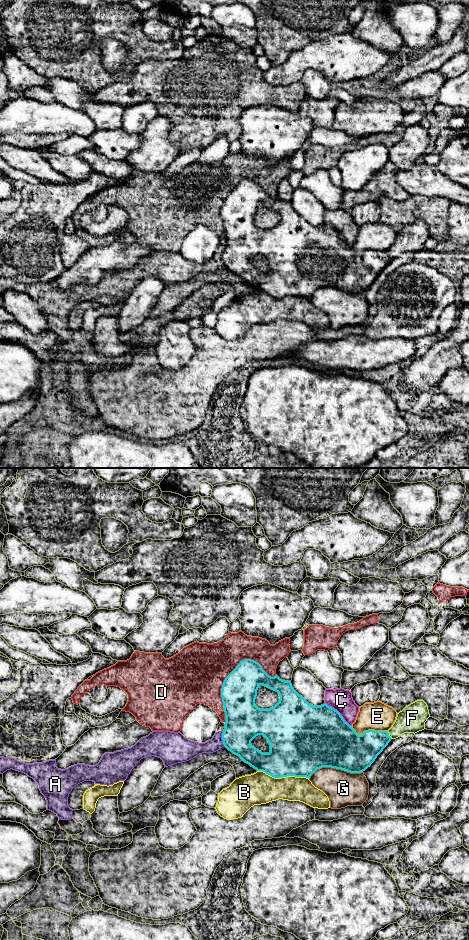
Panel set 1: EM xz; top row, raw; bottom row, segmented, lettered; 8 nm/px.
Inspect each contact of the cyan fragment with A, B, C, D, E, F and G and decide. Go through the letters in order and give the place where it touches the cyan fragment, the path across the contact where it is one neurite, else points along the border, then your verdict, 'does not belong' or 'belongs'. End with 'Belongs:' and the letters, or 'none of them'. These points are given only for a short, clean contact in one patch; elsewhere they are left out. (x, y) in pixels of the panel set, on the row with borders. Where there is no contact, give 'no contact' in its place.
A: meets cyan in xz at (222, 739); border along xz (222, 732), (222, 743), (224, 745); does not belong
B: meets cyan in xz at (283, 776); does not belong
C: meets cyan in xz at (339, 713); does not belong
D: meets cyan in xz at (236, 666); does not belong
E: meets cyan in xz at (369, 730); does not belong
F: meets cyan in xz at (388, 735); does not belong
G: meets cyan in xz at (335, 767); does not belong
Belongs: none of them

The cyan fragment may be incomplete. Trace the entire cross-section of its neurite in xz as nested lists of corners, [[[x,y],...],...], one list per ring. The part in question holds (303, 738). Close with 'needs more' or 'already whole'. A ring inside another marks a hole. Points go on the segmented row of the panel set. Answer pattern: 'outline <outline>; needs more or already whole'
outline [[[251,659],[240,661],[225,678],[221,697],[226,717],[222,733],[224,746],[257,771],[274,778],[310,778],[322,767],[361,773],[371,766],[391,741],[388,731],[368,730],[358,735],[337,710],[326,703],[321,706],[309,704],[294,690],[290,681],[282,680],[277,675],[269,676],[258,662]],[[260,685],[279,694],[280,700],[274,707],[260,709],[255,705]],[[258,735],[267,739],[269,753],[262,753],[251,744]]]; already whole

